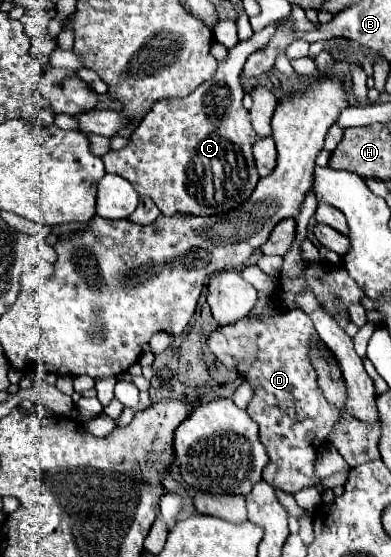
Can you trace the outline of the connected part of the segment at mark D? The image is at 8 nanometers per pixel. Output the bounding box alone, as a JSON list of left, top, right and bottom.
[207,309,339,495]

